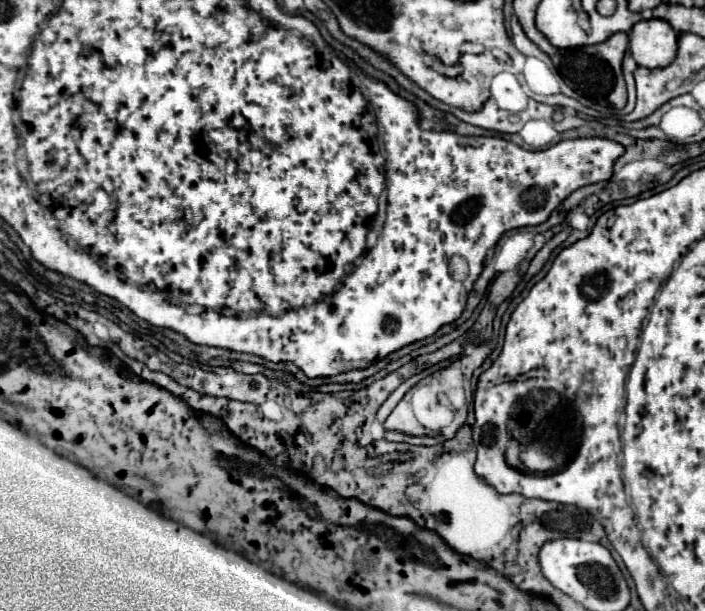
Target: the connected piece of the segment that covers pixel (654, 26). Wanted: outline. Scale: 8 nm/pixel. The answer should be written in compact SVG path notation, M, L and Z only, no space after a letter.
M641 20L631 30L631 54L639 66L665 68L677 56L677 32L665 20Z

